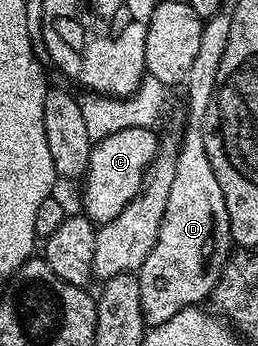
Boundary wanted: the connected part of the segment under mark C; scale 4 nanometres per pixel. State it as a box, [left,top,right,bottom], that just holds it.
[81,128,160,226]

